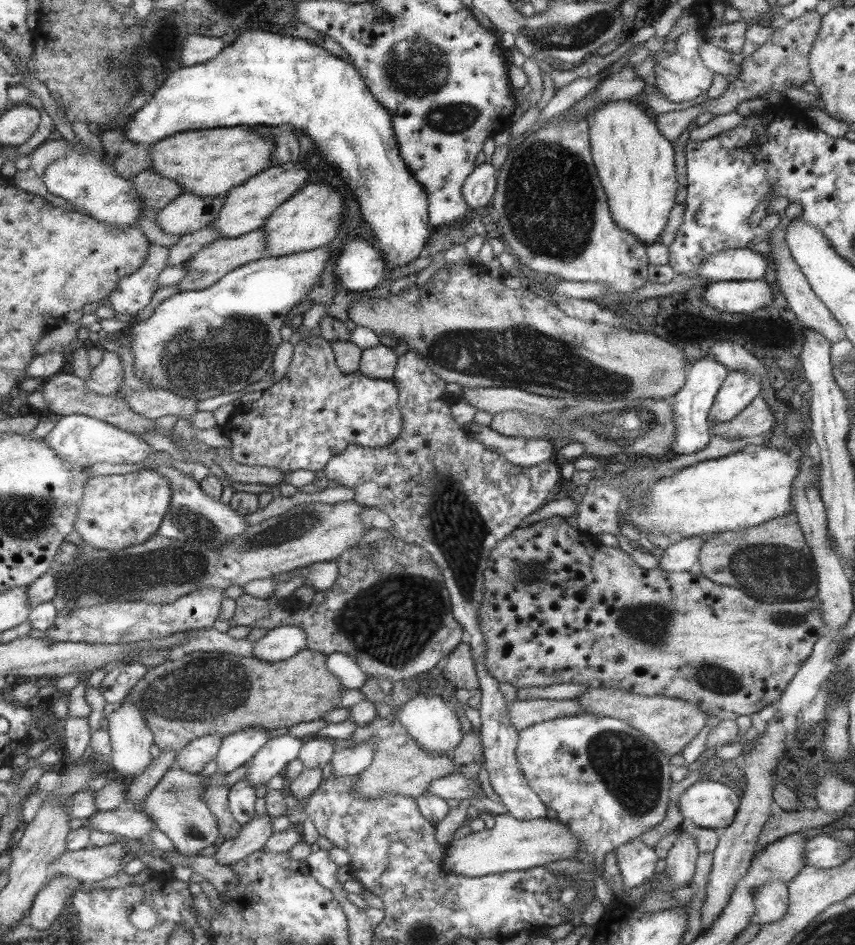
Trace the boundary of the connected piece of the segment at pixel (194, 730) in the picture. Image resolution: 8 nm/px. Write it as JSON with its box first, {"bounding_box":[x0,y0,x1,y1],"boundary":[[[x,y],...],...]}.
{"bounding_box":[126,648,342,751],"boundary":[[[307,648],[287,660],[275,662],[263,662],[251,656],[240,657],[227,652],[189,652],[178,659],[150,667],[135,683],[126,700],[131,700],[141,712],[160,751],[178,751],[200,736],[217,734],[223,738],[249,726],[270,731],[323,718],[327,711],[337,708],[342,686],[340,679],[328,670],[327,662],[327,655]]]}

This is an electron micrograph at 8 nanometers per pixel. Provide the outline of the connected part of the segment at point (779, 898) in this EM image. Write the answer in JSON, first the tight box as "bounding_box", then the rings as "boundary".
{"bounding_box":[752,880,788,925],"boundary":[[[781,880],[763,882],[752,890],[753,903],[756,904],[754,920],[761,925],[781,920],[788,912],[788,887]]]}

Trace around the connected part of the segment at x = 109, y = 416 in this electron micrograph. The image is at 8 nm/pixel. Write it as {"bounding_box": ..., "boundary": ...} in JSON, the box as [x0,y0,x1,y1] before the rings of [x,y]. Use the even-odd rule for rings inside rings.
{"bounding_box":[36,373,154,434],"boundary":[[[62,373],[54,378],[50,378],[40,392],[45,403],[47,403],[47,408],[46,410],[36,410],[38,415],[40,415],[40,412],[46,411],[61,416],[83,414],[84,416],[91,416],[108,424],[121,427],[121,430],[133,434],[141,434],[147,429],[153,429],[152,426],[154,426],[153,421],[142,418],[139,414],[133,412],[131,406],[127,405],[123,399],[119,400],[114,395],[98,396],[99,394],[93,394],[87,389],[86,381],[73,373]]]}

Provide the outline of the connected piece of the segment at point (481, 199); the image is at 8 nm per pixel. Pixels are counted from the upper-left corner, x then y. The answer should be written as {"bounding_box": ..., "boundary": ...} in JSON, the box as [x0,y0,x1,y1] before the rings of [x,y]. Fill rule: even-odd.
{"bounding_box":[463,160,496,209],"boundary":[[[489,160],[476,166],[464,180],[463,195],[470,209],[490,206],[496,178]]]}

